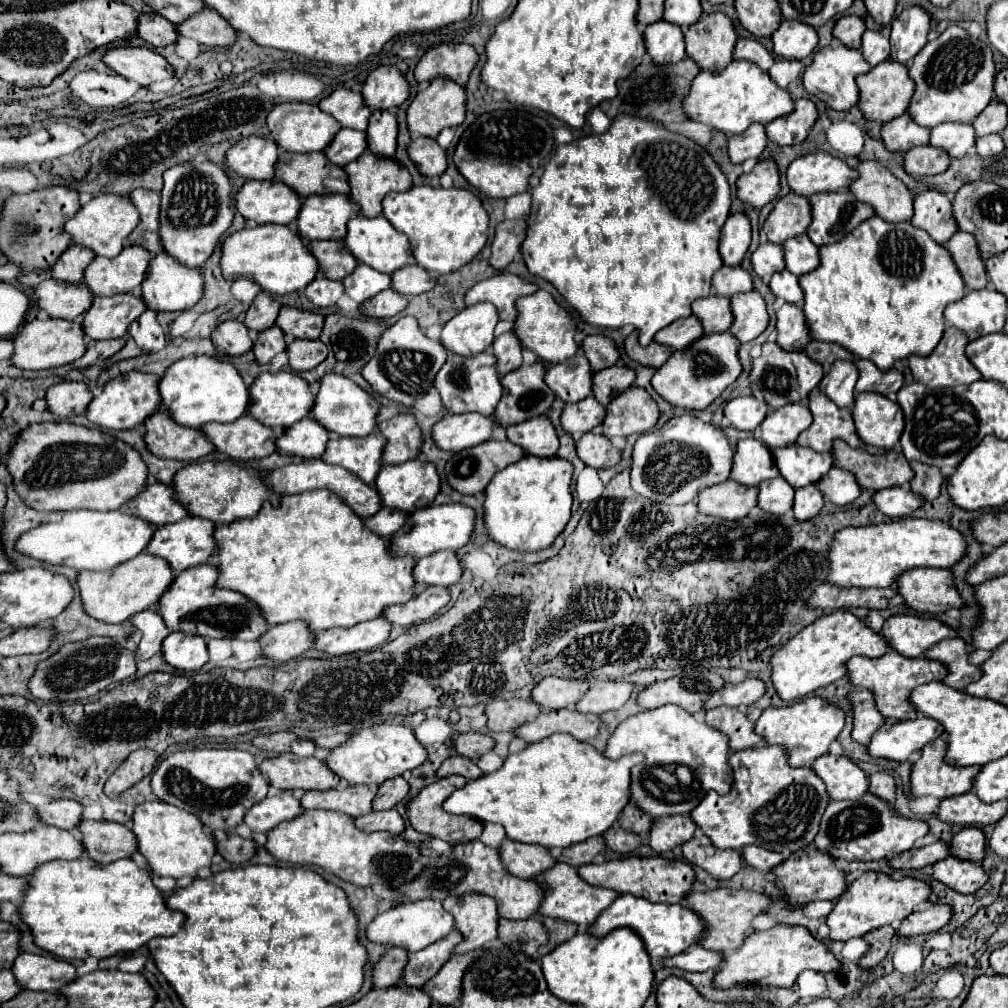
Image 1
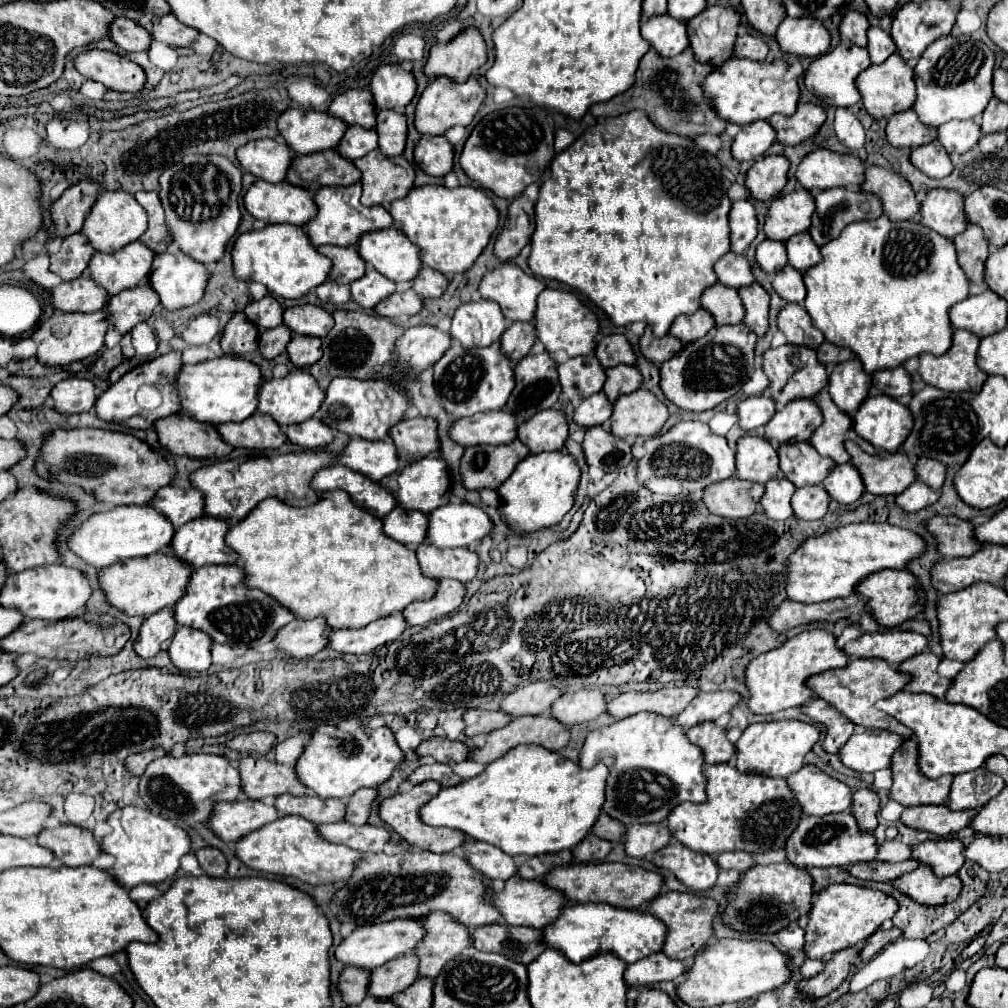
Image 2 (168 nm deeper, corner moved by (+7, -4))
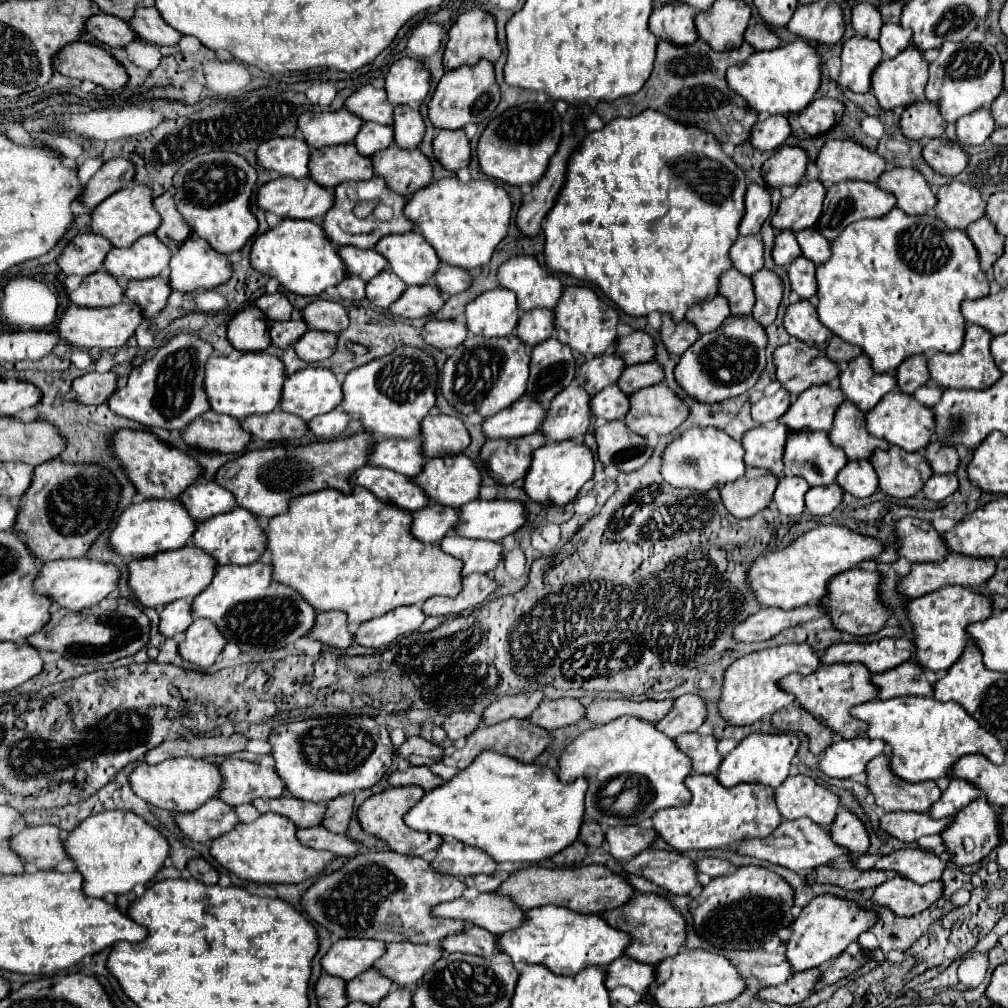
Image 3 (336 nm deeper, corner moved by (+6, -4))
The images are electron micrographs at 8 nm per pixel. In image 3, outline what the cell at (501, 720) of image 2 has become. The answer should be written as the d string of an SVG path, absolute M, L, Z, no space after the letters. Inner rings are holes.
M452 712L444 722L442 728L450 740L464 740L478 728L482 718L476 712Z

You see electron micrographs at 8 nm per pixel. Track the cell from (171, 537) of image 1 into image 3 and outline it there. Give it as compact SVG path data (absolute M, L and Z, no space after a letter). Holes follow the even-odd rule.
M234 508L232 512L218 514L206 522L200 522L198 532L194 534L194 544L212 554L218 564L252 564L258 562L260 556L268 550L266 532L260 526L258 516L242 508Z

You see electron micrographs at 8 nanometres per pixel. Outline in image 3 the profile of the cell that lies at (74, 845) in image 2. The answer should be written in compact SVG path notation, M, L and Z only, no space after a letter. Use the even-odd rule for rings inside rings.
M26 826L8 840L8 846L24 862L32 862L40 870L52 870L66 858L62 852L62 832L50 826Z

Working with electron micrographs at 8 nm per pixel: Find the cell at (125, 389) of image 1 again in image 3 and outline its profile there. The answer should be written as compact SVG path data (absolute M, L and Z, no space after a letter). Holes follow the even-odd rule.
M196 334L174 336L168 344L158 348L150 360L130 372L128 384L110 396L110 410L150 428L184 430L194 418L210 410L208 396L204 392L204 366L212 352L212 344Z

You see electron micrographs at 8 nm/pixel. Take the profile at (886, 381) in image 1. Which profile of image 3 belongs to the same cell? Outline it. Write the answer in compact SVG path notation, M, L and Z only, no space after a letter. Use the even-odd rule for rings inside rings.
M924 354L910 356L898 368L898 386L904 394L912 394L918 386L924 386L930 380L928 358Z

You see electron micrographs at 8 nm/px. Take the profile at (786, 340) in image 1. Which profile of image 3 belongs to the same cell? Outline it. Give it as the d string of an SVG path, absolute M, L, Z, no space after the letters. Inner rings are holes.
M806 300L790 304L784 316L784 328L788 330L790 336L814 346L824 344L832 336L832 332L818 320L816 306L812 306Z

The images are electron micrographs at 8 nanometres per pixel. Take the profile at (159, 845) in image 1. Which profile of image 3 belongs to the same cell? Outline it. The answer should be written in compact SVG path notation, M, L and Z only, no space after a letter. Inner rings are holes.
M100 812L82 820L64 838L64 852L82 874L86 896L102 898L104 894L124 894L136 884L148 884L168 858L168 842L134 812Z

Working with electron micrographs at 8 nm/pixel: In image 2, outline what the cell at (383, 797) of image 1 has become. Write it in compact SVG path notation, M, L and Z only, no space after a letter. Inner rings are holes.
M361 788L355 792L355 796L351 796L351 800L347 802L349 804L349 812L345 816L347 822L359 826L359 824L365 824L369 814L371 814L371 804L373 800L377 798L377 790L375 788Z

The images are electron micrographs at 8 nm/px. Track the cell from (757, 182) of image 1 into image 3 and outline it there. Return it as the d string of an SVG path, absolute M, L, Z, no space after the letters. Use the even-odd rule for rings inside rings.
M780 146L772 158L764 162L764 180L768 186L796 186L798 180L806 174L808 154L798 146Z

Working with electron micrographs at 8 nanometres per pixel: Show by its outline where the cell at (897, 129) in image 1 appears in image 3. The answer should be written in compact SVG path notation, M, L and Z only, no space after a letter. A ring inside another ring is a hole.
M930 100L910 104L902 114L900 126L902 126L904 136L912 140L940 138L946 130L946 122L940 114L938 104Z

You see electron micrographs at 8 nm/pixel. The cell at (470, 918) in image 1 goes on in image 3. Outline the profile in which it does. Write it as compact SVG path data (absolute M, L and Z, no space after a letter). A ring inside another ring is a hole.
M386 944L386 952L372 968L390 978L400 988L414 988L426 970L440 958L442 950L430 944Z

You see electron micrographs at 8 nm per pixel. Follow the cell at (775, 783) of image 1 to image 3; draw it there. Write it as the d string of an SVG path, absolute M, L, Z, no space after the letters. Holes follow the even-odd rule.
M690 774L684 784L692 794L690 804L682 808L658 810L652 816L656 834L676 852L730 848L738 844L738 840L766 838L782 822L778 808L774 808L774 788L766 788L762 784L738 784L734 788L722 788L710 774Z

